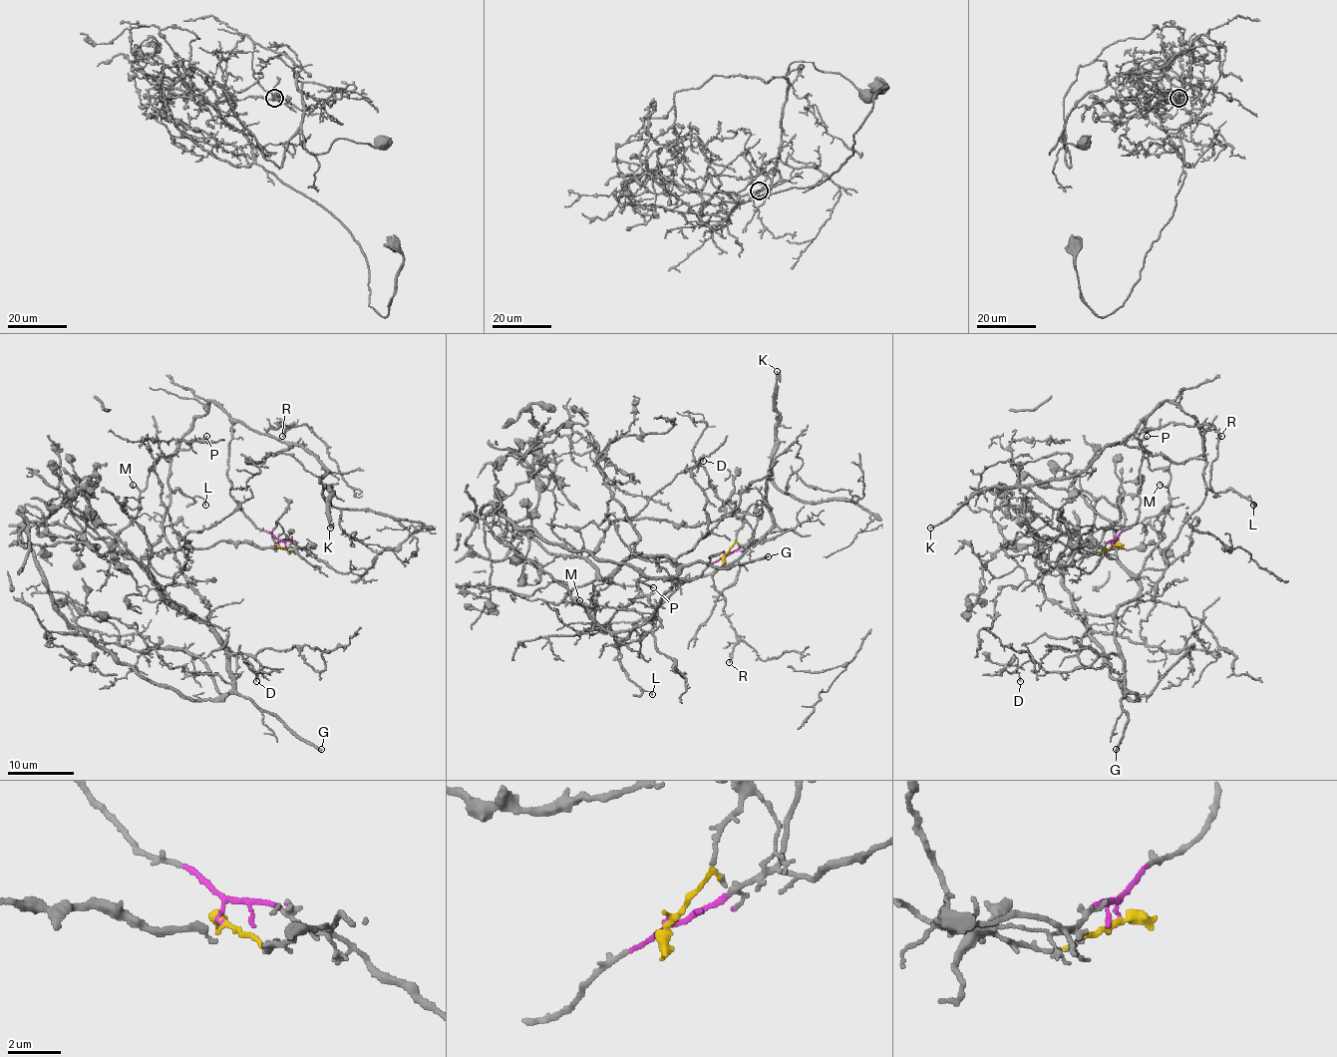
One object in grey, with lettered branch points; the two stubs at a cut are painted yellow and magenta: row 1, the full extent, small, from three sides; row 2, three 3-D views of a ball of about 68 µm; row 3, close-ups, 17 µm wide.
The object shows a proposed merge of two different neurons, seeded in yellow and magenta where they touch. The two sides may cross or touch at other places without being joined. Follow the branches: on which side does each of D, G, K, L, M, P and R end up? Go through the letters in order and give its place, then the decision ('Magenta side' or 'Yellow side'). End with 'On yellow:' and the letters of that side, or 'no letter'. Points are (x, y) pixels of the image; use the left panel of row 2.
D: Place: (256, 681). Yellow side
G: Place: (321, 749). Yellow side
K: Place: (330, 528). Magenta side
L: Place: (205, 505). Magenta side
M: Place: (133, 485). Yellow side
P: Place: (206, 436). Yellow side
R: Place: (282, 436). Magenta side
On yellow: D, G, M, P

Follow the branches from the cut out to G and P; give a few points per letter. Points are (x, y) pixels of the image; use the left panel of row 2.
G: (278, 544), (295, 548), (216, 541), (152, 553), (142, 564), (216, 637), (231, 685), (322, 749)
P: (278, 544), (295, 548), (216, 541), (152, 553), (142, 559), (148, 575), (118, 544), (150, 468), (206, 436)

